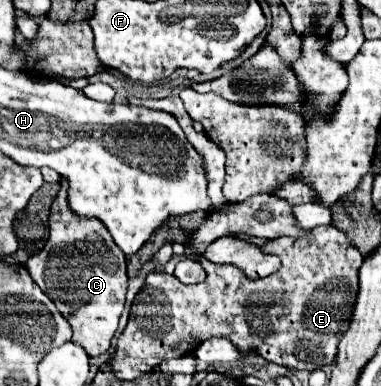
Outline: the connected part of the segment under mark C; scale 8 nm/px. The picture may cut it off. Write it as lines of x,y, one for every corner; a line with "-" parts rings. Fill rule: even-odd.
60,181
60,191
50,207
50,237
38,255
26,261
26,269
34,283
54,299
62,315
72,325
72,339
80,343
90,357
98,357
110,349
110,341
118,329
118,319
126,299
126,255
114,243
106,225
96,217
74,215
68,207
68,183

